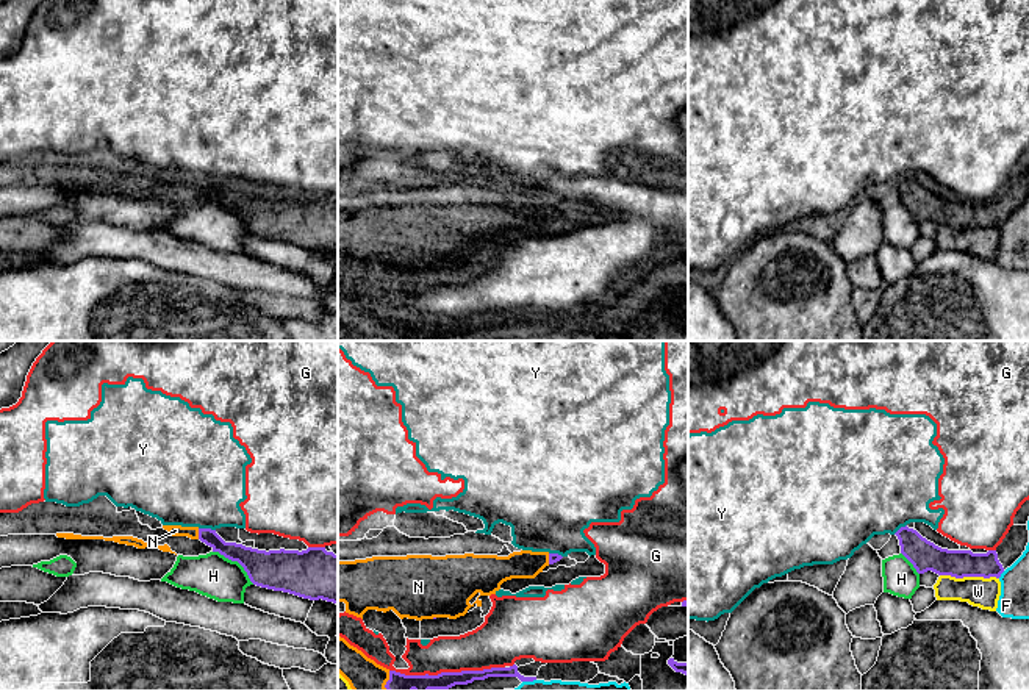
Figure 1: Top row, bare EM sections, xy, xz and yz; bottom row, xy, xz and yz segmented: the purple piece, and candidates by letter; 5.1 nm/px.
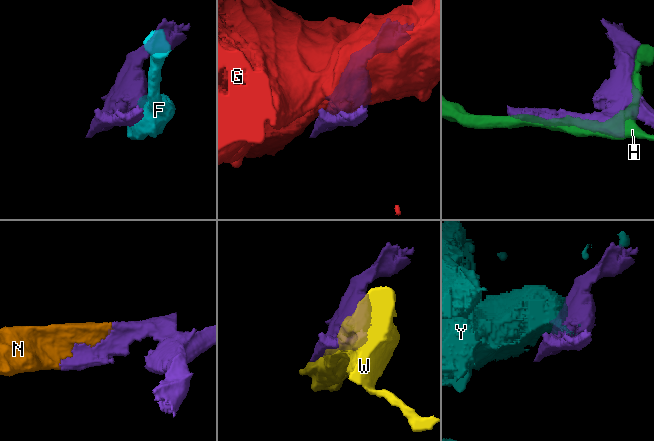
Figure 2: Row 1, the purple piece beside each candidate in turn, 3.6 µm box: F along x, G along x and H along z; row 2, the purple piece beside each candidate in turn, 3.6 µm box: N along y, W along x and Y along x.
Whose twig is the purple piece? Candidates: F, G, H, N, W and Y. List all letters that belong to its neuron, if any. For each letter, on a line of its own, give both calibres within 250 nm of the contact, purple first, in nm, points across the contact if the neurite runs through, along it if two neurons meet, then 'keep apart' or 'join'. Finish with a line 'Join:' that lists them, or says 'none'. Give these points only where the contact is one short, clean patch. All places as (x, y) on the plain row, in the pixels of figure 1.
F: calibres 140 and 160 nm; keep apart
G: calibres 130 and 220 nm; keep apart
H: calibres 220 and 220 nm; keep apart
N: calibres 100 and 60 nm; join
W: calibres 150 and 160 nm; keep apart
Y: calibres 100 and 460 nm; border xy (199, 177), (215, 180); keep apart
Join: N

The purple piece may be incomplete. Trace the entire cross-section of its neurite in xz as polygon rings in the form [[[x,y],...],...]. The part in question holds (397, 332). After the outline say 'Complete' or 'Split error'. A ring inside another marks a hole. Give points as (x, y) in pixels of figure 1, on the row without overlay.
[[[338,286],[338,322],[353,341],[446,341],[455,335],[468,335],[488,327],[518,327],[521,331],[536,330],[536,327],[521,325],[516,314],[483,320],[441,322],[438,325],[405,325],[377,314],[341,286]]]. Split error

